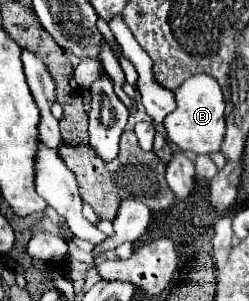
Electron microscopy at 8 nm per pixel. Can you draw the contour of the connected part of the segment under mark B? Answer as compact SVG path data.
M192 75L184 81L176 91L176 109L164 119L168 139L178 145L180 151L194 151L194 153L216 153L224 141L224 97L220 85L210 75Z

